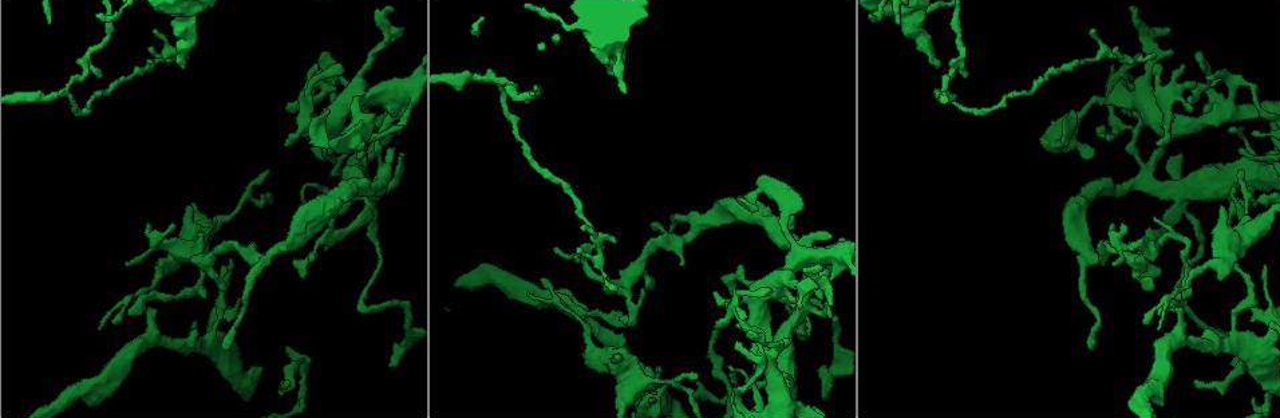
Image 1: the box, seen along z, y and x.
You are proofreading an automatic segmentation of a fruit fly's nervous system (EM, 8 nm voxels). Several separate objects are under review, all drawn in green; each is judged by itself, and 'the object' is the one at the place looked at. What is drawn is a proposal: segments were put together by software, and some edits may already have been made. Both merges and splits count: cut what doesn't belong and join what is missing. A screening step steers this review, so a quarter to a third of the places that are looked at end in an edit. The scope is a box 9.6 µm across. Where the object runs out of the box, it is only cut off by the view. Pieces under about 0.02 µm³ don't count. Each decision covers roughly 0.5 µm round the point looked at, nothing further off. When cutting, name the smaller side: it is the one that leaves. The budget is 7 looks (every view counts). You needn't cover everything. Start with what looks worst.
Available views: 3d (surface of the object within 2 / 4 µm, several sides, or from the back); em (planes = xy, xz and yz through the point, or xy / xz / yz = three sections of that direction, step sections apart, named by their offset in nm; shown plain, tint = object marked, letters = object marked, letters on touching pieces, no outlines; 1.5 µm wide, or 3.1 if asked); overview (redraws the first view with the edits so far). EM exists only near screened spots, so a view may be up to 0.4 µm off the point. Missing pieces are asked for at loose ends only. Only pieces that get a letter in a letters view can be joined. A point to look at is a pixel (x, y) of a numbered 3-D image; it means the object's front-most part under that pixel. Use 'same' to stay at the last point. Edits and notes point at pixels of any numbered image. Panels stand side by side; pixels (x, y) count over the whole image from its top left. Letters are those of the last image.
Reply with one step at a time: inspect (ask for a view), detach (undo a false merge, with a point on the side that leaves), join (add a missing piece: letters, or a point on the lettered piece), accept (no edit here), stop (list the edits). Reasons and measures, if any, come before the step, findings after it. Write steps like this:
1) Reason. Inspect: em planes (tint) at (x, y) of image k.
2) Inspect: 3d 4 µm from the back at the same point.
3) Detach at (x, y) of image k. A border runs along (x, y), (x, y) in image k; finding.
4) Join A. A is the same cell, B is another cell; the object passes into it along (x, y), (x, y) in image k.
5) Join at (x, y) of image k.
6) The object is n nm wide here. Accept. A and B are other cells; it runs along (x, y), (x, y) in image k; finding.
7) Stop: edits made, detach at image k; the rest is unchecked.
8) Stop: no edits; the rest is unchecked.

An open end. Inspect: 3d 4 µm at (609, 71) of image 1.

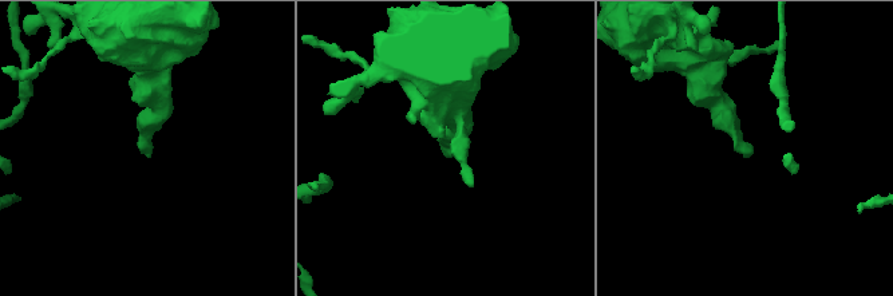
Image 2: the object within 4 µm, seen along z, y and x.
Now the EM. Inspect: em planes (letters) at (446, 149) of image 2.

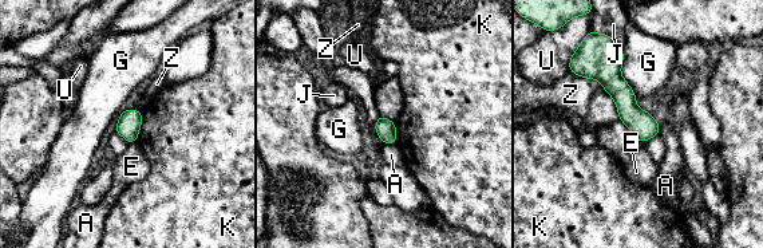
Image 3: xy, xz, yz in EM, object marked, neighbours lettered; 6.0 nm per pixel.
Accept. A, E, G, J, K, U and Z are other cells; it runs along (613, 51), (613, 83), (643, 138) in image 3; none of them fits.

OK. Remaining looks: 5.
Abrupt turn. Inspect: 3d 2 µm from the back at (395, 299) of image 1.

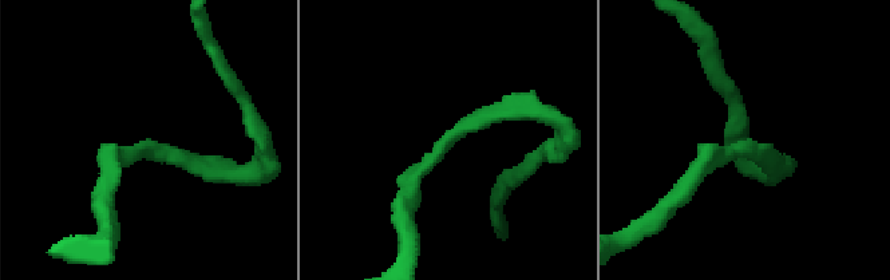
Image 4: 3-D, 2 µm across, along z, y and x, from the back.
Now the EM. Inspect: em yz step 8 (tint) at (141, 147) of image 4.

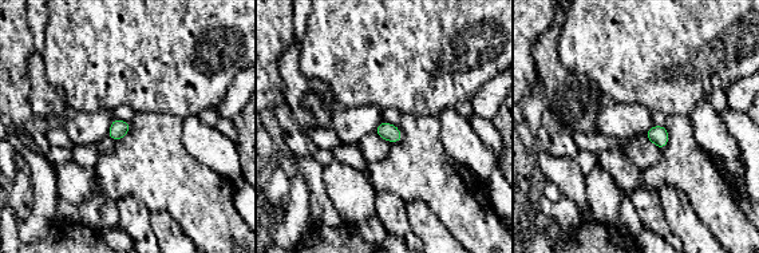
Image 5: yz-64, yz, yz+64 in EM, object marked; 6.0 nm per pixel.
Cut it another way. Inspect: em planes (letters) at the same point.

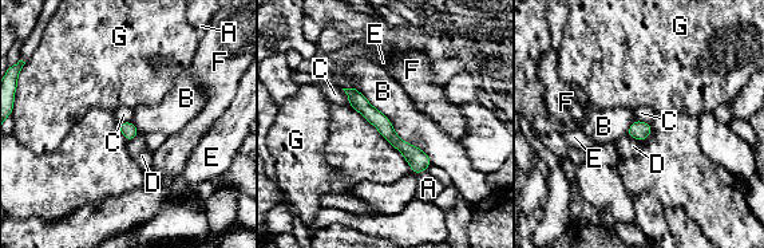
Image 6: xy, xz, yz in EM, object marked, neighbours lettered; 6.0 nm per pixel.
Accept. A, B, C, D, E, F and G are other cells; it runs along (349, 91), (403, 148), (427, 162) in image 6; continuous, no second neuron.

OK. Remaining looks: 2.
Free end. Inspect: em xz step 8 (letters) at (306, 271) of image 1.

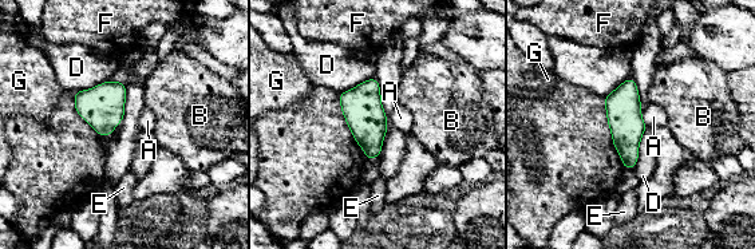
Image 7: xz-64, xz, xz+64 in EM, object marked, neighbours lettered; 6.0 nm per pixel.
Accept. A, B, D, E, F and G are other cells; a border runs along (641, 106), (641, 119), (647, 127) in image 7; none of them fits.

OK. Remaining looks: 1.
Stop: no edits; the rest is unchecked.

